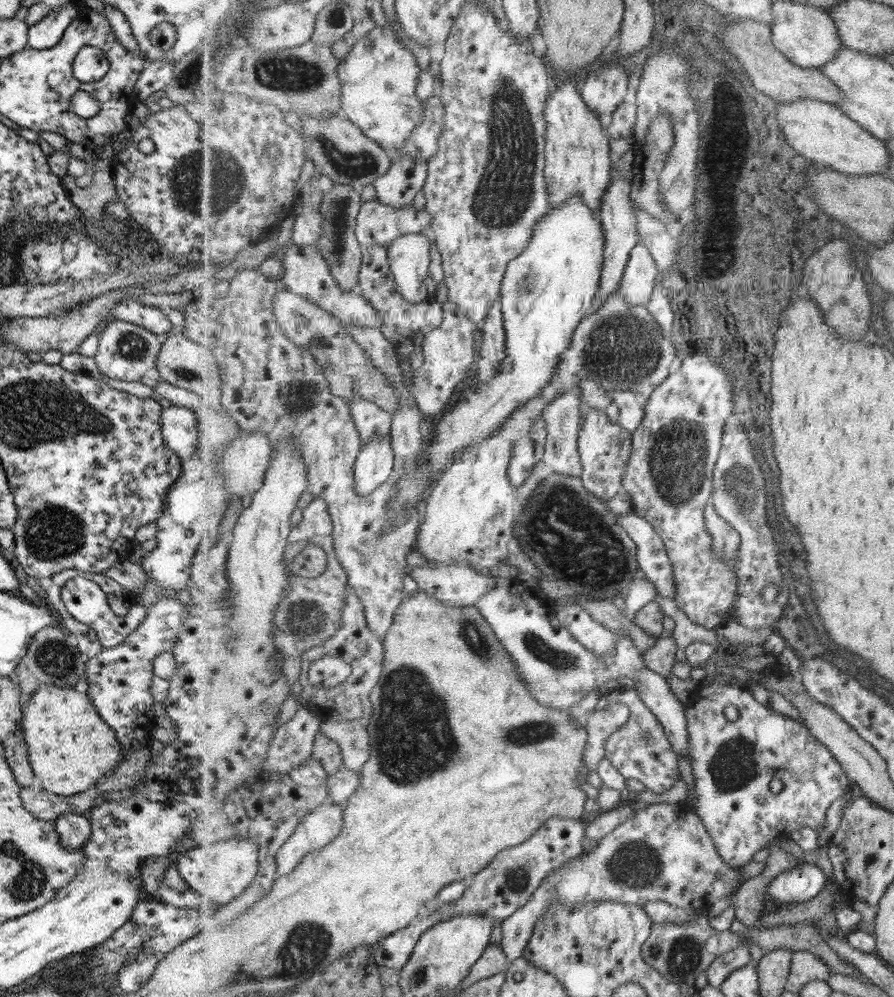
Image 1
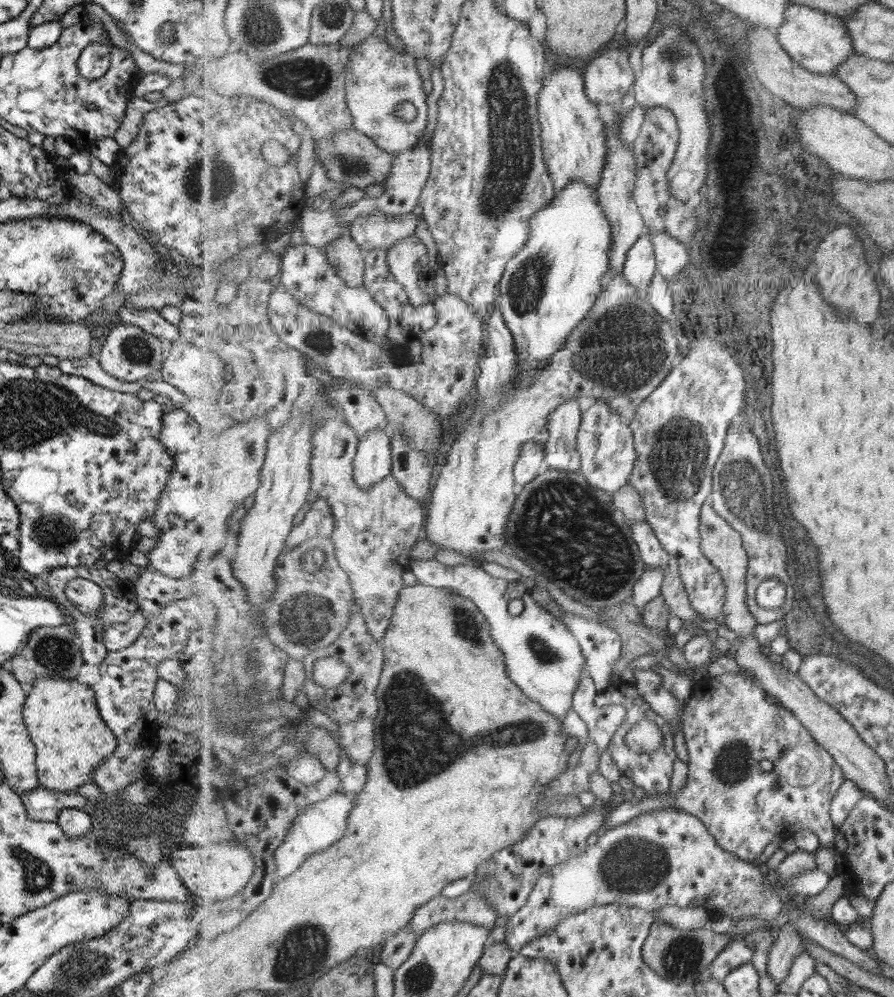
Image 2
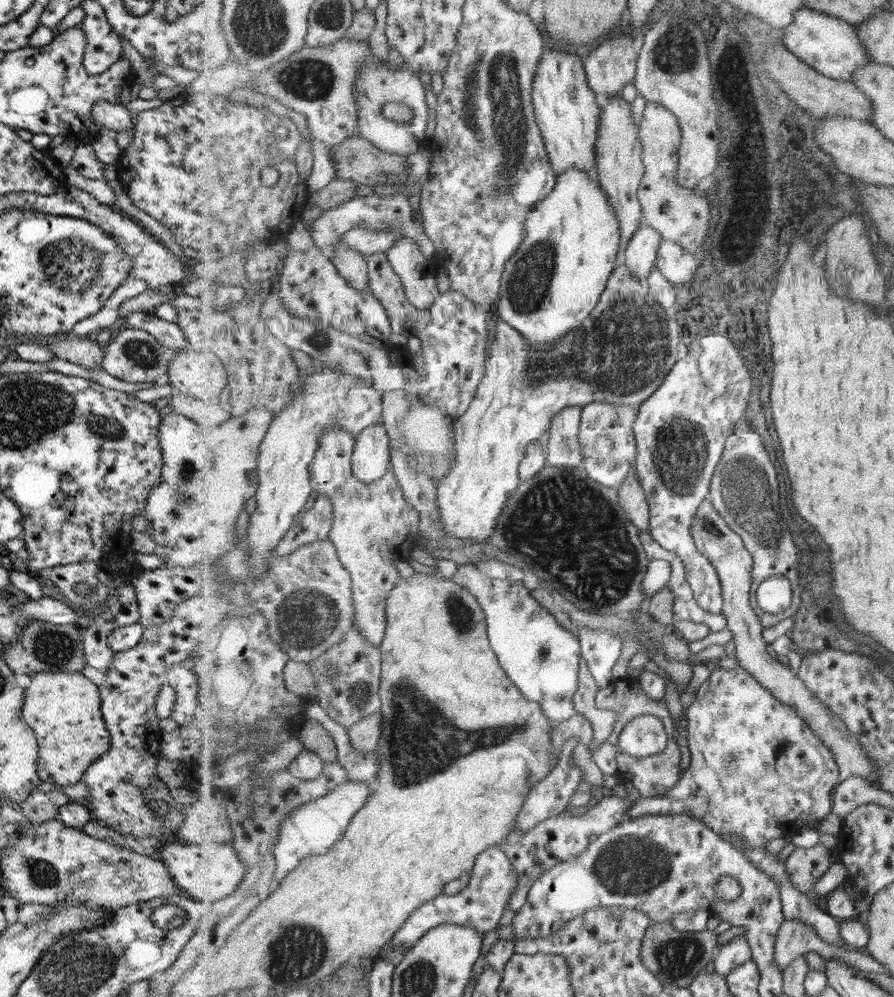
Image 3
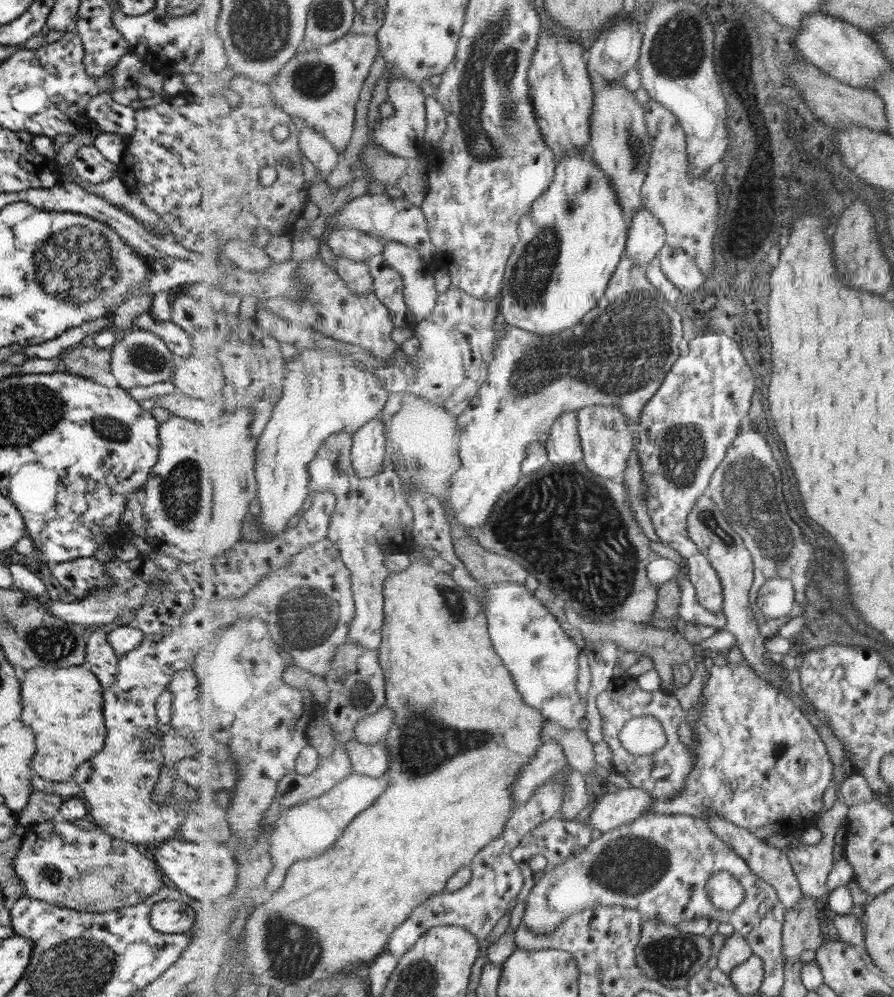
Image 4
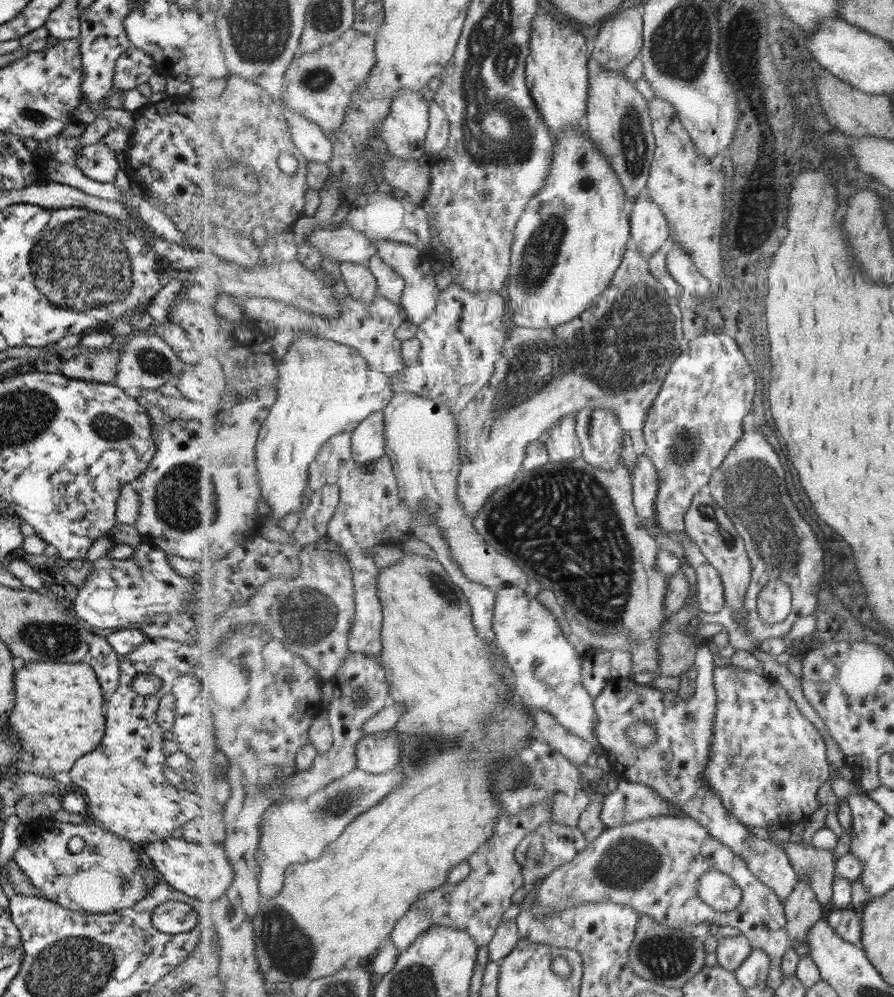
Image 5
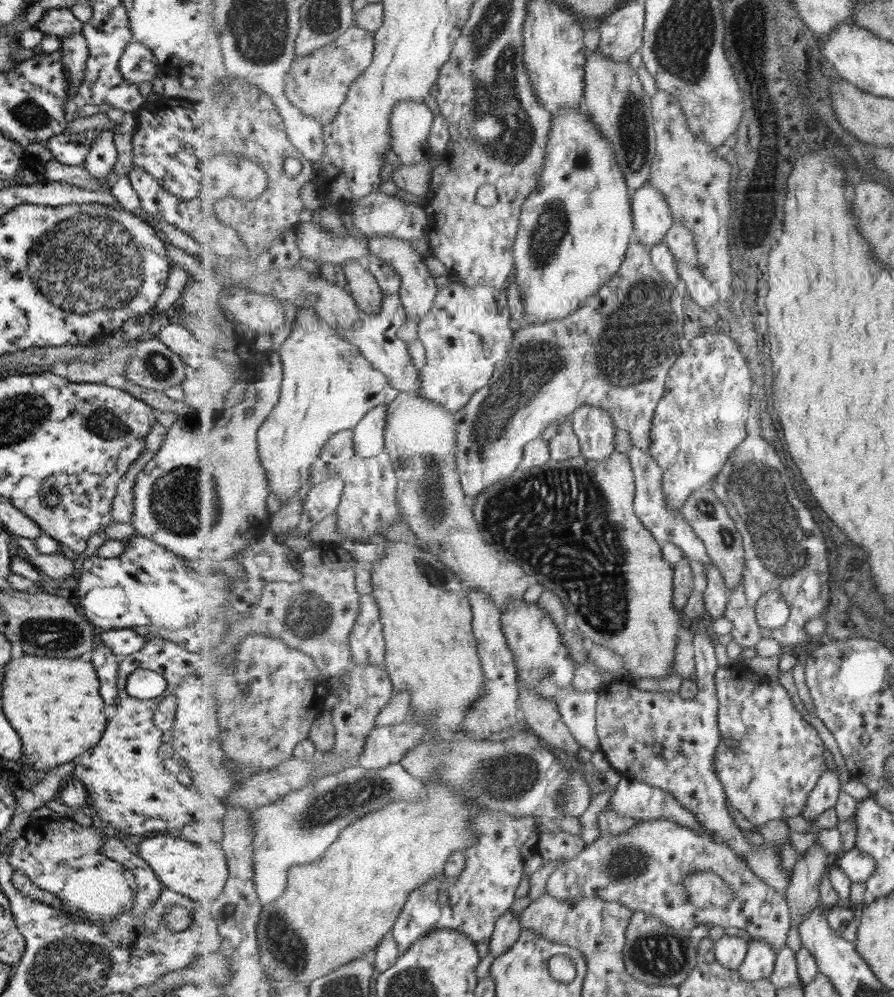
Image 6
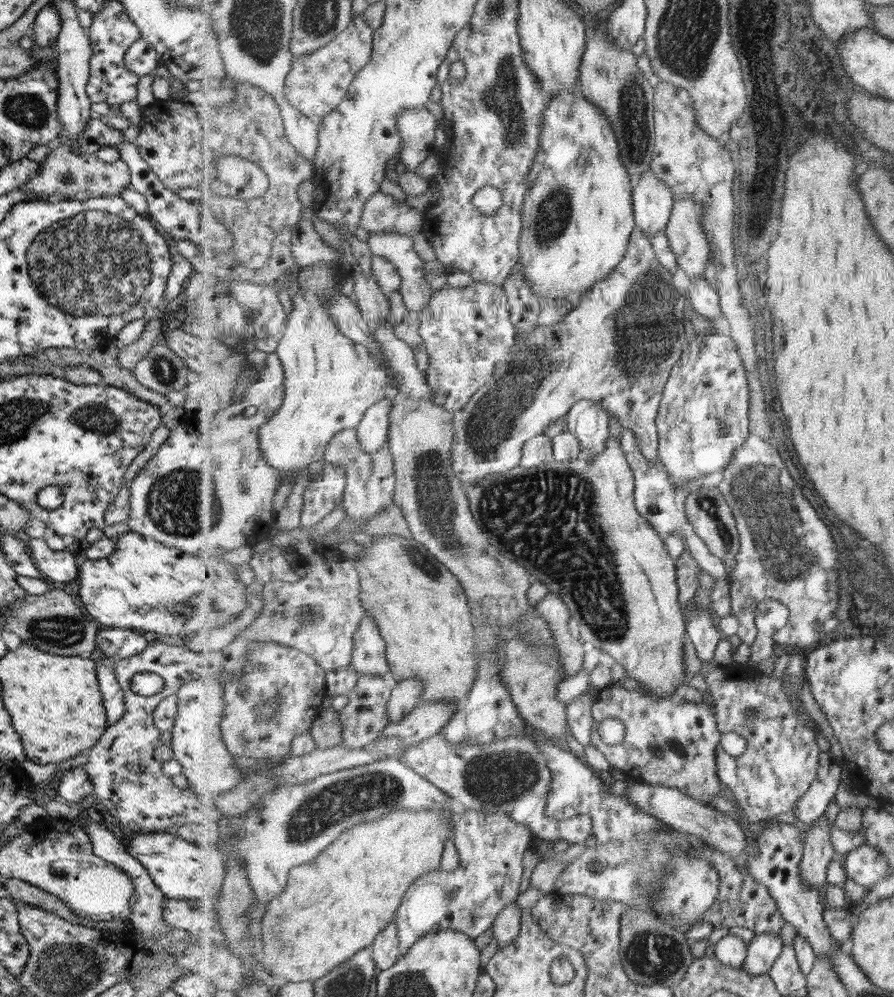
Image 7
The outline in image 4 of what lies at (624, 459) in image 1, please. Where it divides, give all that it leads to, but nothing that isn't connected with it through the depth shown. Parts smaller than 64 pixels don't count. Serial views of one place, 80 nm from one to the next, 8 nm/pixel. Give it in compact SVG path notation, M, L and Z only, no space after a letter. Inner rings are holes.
M605 405L586 406L577 411L584 462L596 475L617 479L625 475L629 455L633 450L633 438L626 416L619 407Z

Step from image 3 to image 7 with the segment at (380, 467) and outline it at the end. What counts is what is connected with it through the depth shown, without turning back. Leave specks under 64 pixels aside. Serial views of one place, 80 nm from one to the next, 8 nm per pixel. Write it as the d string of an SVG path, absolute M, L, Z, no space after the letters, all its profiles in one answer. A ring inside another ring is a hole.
M387 398L369 407L364 414L364 418L357 430L362 447L368 453L376 453L387 444L392 410L393 400L392 398Z

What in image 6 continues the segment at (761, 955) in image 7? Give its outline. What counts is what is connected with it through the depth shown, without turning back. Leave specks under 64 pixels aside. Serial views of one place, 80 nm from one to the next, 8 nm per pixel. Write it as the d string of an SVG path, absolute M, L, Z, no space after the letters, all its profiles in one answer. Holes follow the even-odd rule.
M752 940L748 955L738 971L748 981L770 979L776 968L777 957L777 952L769 943Z

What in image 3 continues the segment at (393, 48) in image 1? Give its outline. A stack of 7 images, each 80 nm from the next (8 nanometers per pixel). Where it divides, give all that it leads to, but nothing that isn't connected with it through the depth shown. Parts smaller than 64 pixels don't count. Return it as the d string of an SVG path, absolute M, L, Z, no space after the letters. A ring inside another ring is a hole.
M370 56L356 82L356 101L358 102L359 124L357 130L363 138L371 140L377 148L406 157L423 148L422 139L427 134L427 120L429 120L427 110L429 108L427 98L425 98L425 86L414 70L405 69L404 65L400 69L391 70L388 63L381 61L375 63ZM387 102L399 102L399 104L406 105L412 110L412 118L408 122L387 120L381 115L383 106Z

